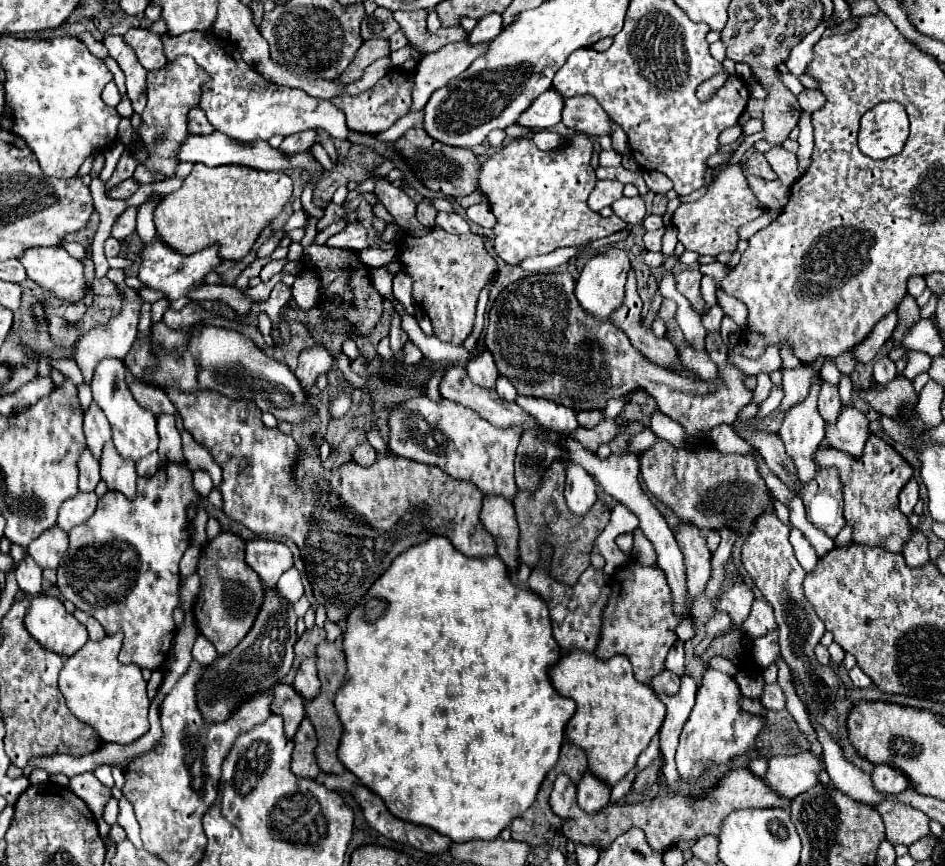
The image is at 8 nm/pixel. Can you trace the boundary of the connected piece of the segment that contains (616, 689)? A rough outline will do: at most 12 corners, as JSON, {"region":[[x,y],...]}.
{"region":[[567,651],[565,735],[613,787],[665,721],[623,655]]}

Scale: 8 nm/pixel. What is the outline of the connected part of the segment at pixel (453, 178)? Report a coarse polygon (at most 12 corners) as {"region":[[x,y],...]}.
{"region":[[409,129],[395,147],[433,191],[477,191],[471,149]]}

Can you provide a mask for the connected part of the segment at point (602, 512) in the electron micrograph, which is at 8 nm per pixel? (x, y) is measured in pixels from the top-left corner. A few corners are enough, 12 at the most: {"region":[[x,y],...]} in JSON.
{"region":[[553,461],[535,493],[517,491],[519,555],[535,567],[555,549],[551,575],[575,585],[611,509],[575,517]]}

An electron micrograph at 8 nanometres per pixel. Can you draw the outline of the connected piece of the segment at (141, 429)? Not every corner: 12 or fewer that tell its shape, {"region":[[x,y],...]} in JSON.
{"region":[[103,359],[93,401],[115,449],[137,461],[157,449],[153,411],[135,401],[121,359]]}

